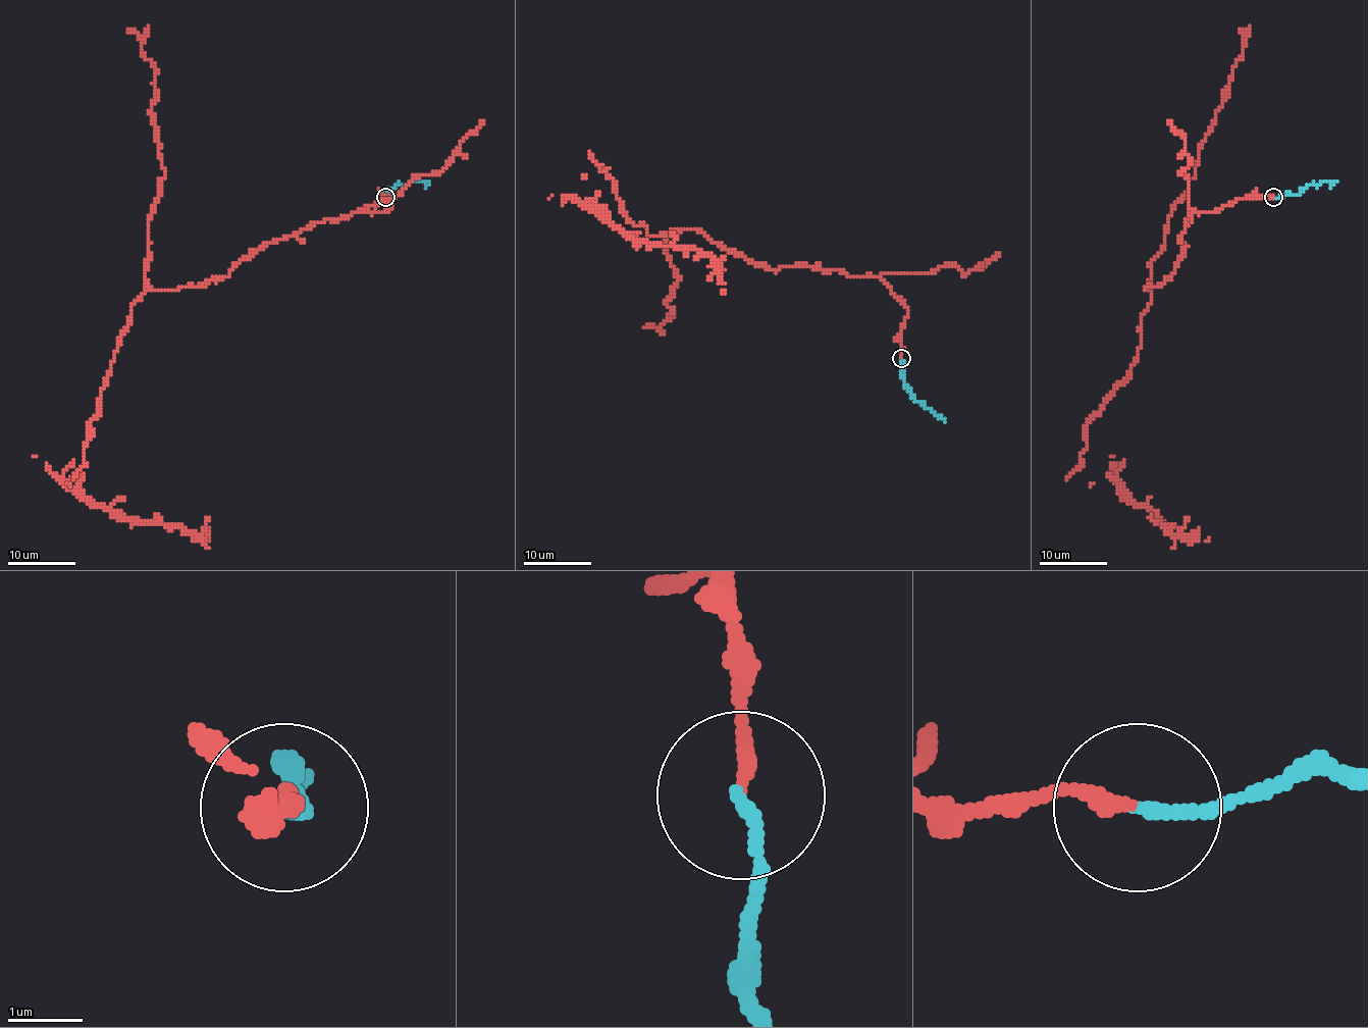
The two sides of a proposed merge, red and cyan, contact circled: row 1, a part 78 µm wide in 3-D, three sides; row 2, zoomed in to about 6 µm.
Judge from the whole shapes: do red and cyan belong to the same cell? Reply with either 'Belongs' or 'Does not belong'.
Belongs

